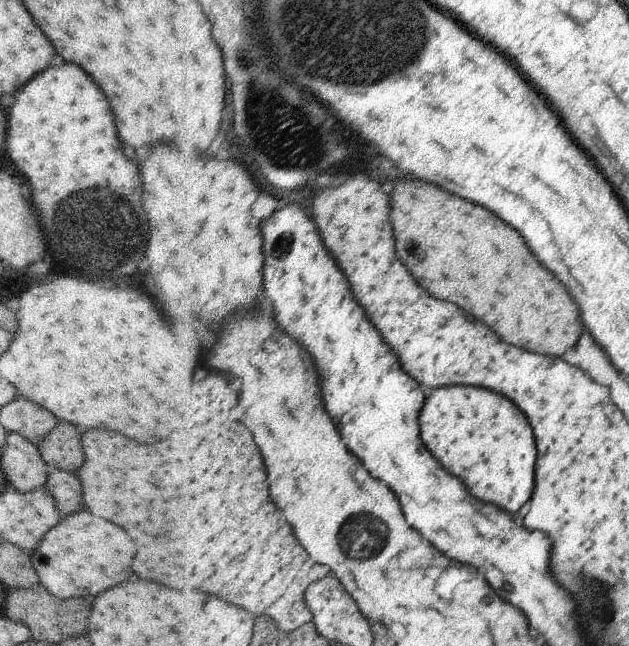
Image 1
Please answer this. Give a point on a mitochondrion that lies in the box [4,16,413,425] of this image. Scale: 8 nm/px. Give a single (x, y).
(292, 137)

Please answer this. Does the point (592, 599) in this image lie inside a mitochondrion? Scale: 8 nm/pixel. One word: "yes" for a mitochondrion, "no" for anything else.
yes

